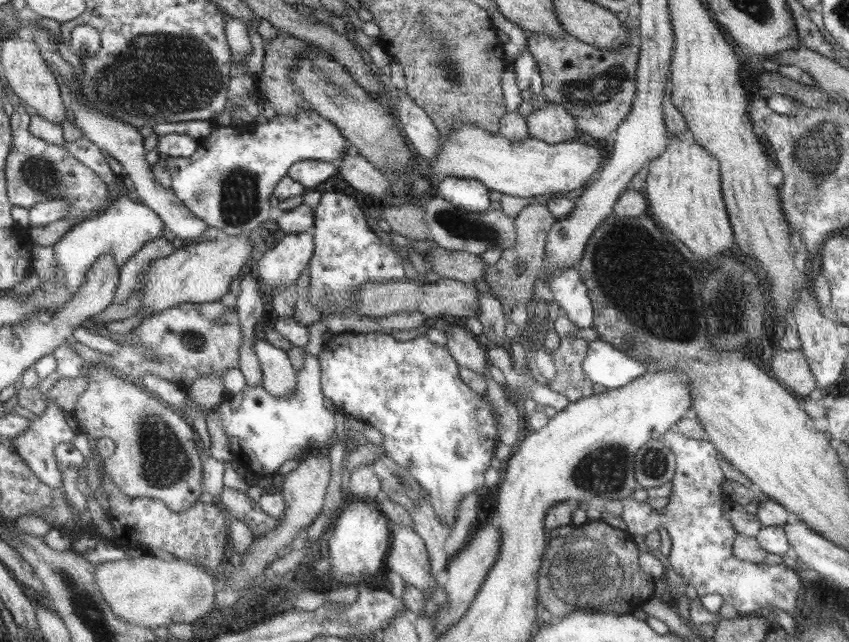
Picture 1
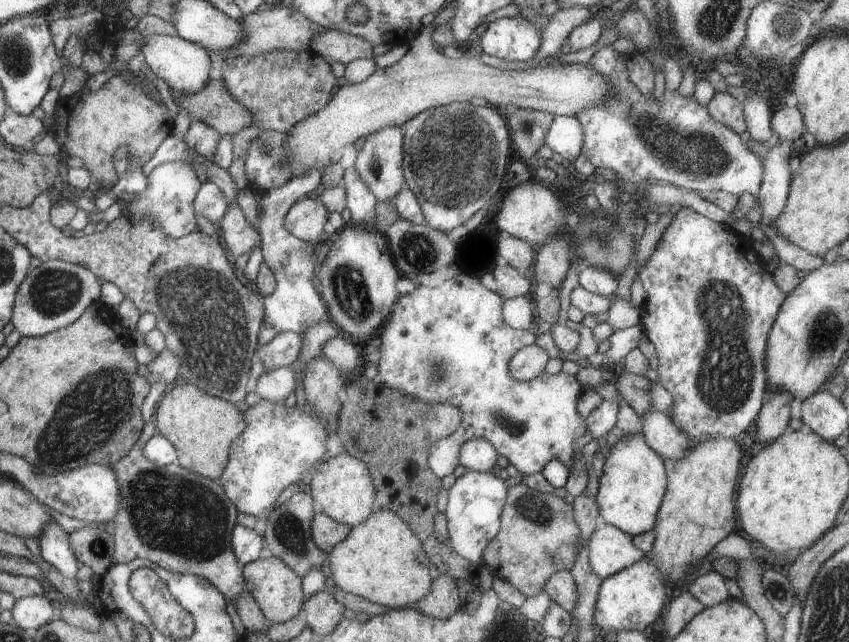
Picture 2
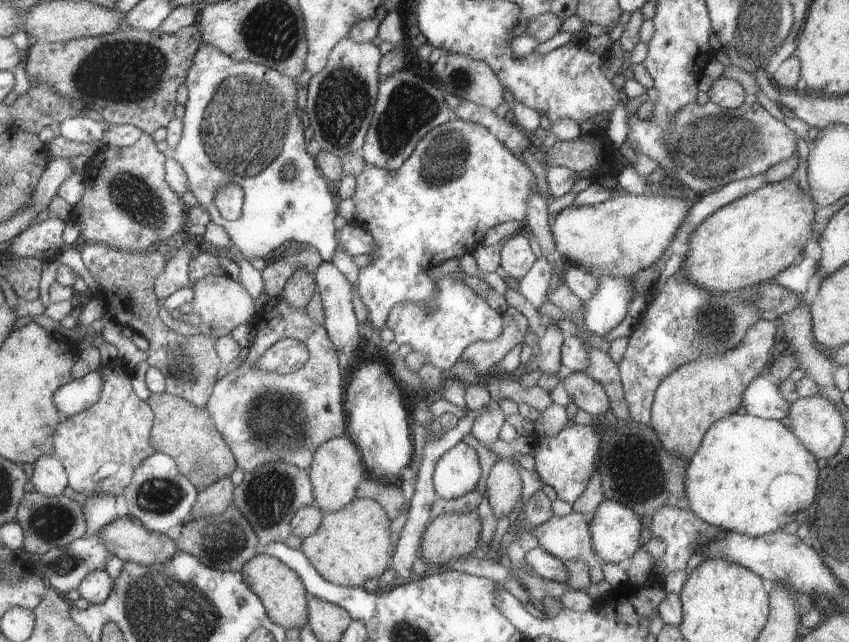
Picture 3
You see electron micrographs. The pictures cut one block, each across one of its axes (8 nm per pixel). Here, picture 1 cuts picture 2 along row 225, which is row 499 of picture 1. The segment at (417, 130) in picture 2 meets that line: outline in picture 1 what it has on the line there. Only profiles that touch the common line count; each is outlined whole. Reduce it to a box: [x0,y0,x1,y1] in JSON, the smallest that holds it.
[317,333,500,526]

